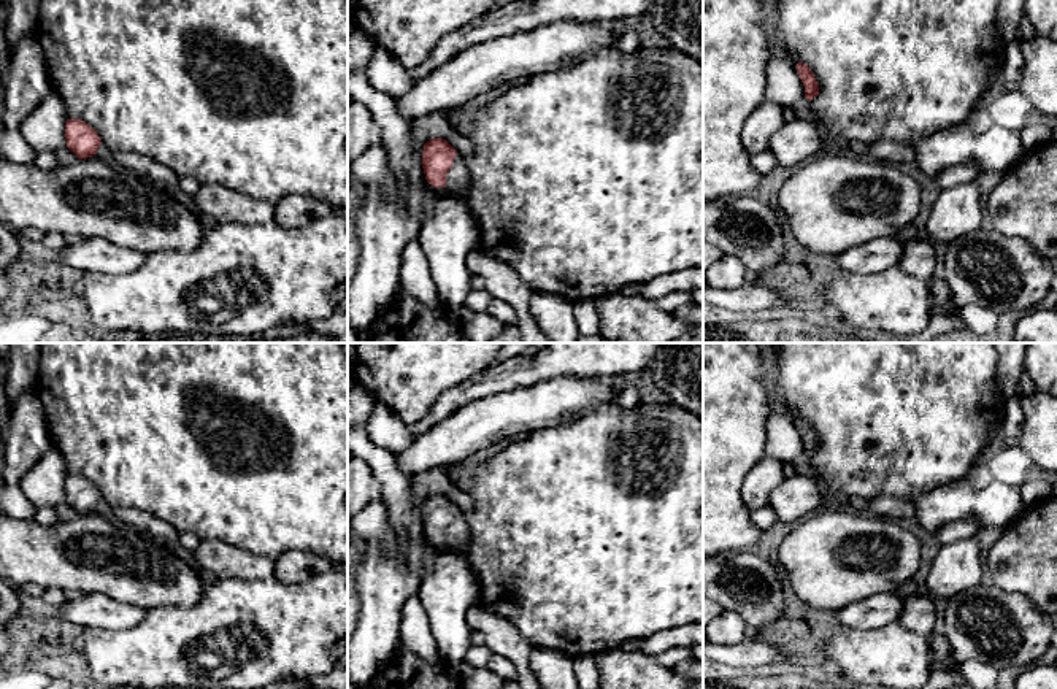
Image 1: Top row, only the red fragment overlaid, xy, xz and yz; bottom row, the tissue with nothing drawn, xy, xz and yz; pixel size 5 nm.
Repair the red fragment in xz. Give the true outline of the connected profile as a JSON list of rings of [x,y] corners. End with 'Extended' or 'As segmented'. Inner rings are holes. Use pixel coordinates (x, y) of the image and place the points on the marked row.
[[[443,138],[424,144],[422,168],[427,183],[438,187],[441,197],[460,198],[470,187],[470,171],[462,154]]]. Extended

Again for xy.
[[[67,119],[65,124],[67,148],[78,156],[87,159],[97,156],[105,162],[113,162],[113,151],[102,143],[98,133],[81,119]]]. Extended

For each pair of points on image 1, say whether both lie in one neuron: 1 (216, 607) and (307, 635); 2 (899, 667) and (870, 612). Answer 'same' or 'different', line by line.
1: same
2: different

